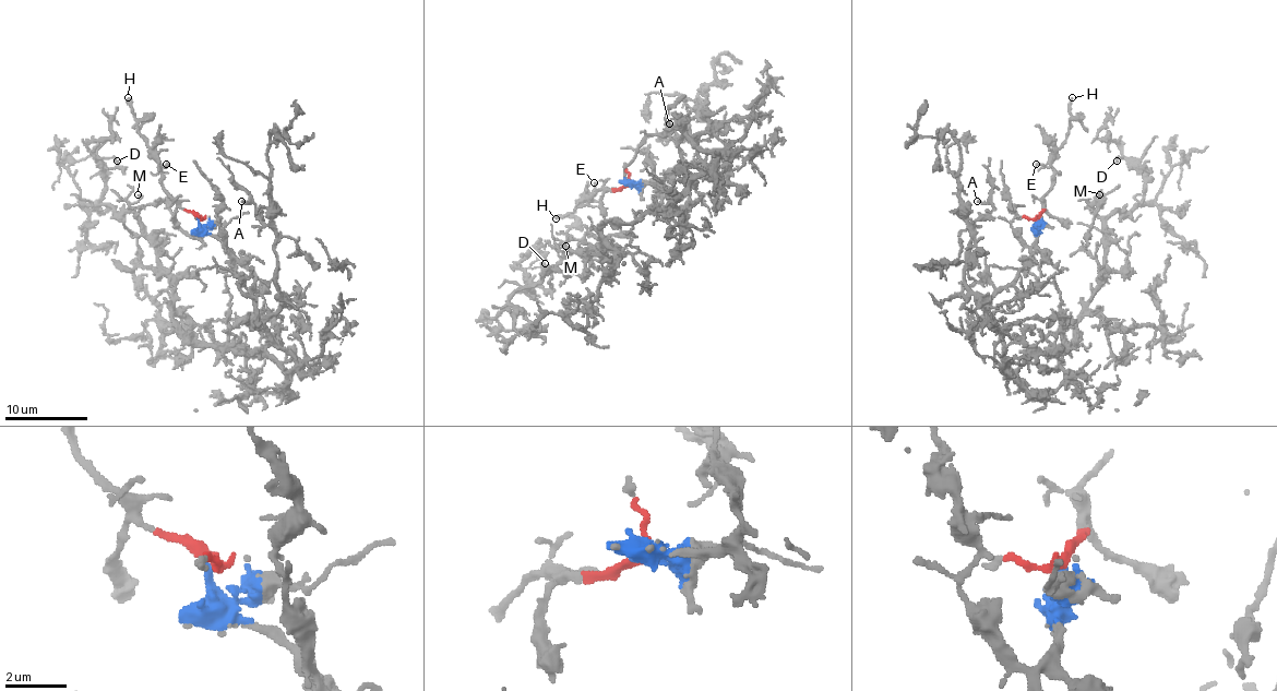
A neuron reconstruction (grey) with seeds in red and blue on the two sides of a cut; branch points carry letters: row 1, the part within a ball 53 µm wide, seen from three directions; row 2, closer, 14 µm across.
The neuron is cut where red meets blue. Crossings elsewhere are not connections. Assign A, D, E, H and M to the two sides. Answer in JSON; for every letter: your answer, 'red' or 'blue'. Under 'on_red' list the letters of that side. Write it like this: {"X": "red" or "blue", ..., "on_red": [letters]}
{"A": "blue", "D": "blue", "E": "red", "H": "red", "M": "blue", "on_red": ["E", "H"]}

